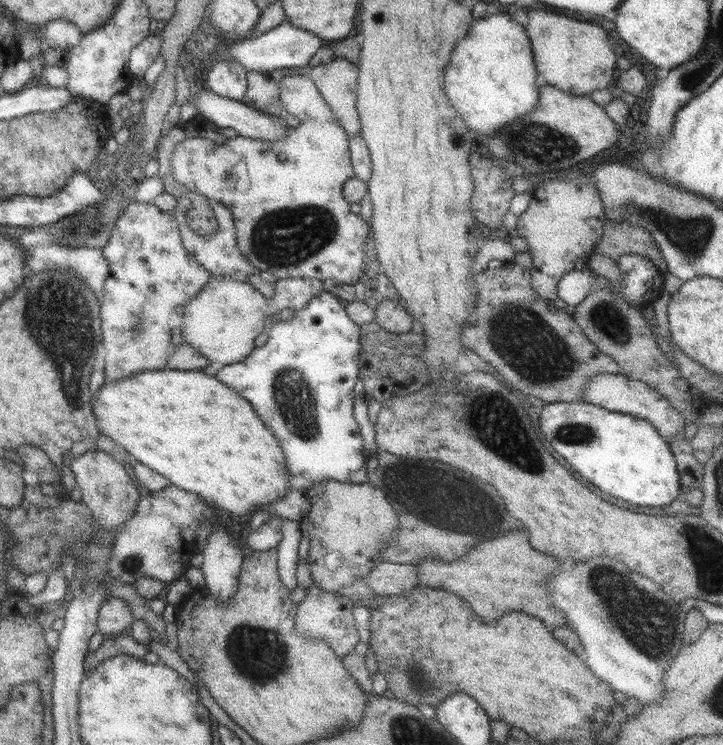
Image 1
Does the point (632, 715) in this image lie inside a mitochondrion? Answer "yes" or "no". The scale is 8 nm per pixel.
no

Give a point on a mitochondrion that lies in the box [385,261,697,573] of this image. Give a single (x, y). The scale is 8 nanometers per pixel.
(539, 354)

